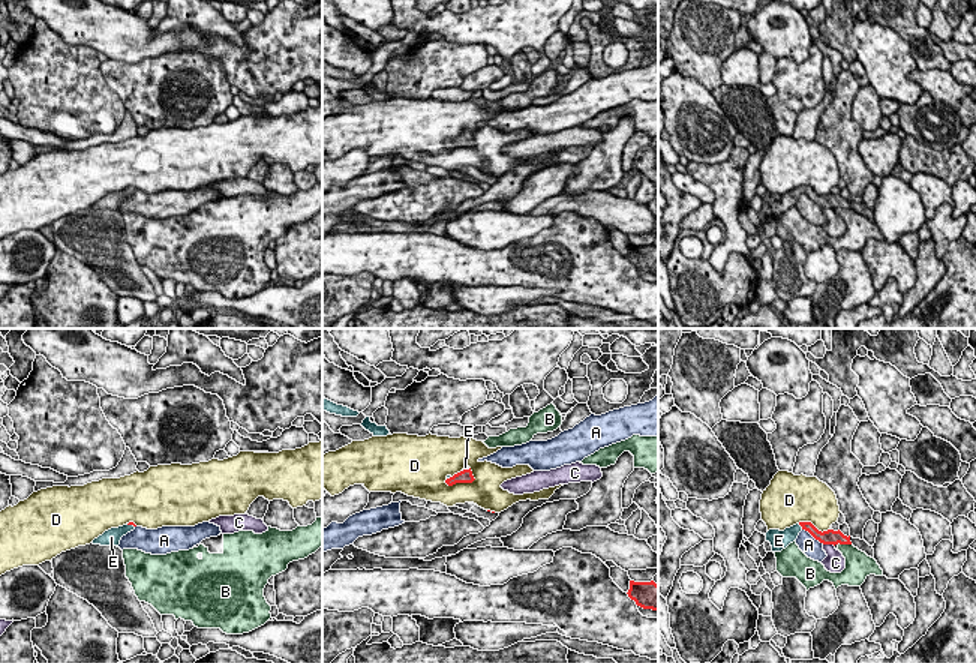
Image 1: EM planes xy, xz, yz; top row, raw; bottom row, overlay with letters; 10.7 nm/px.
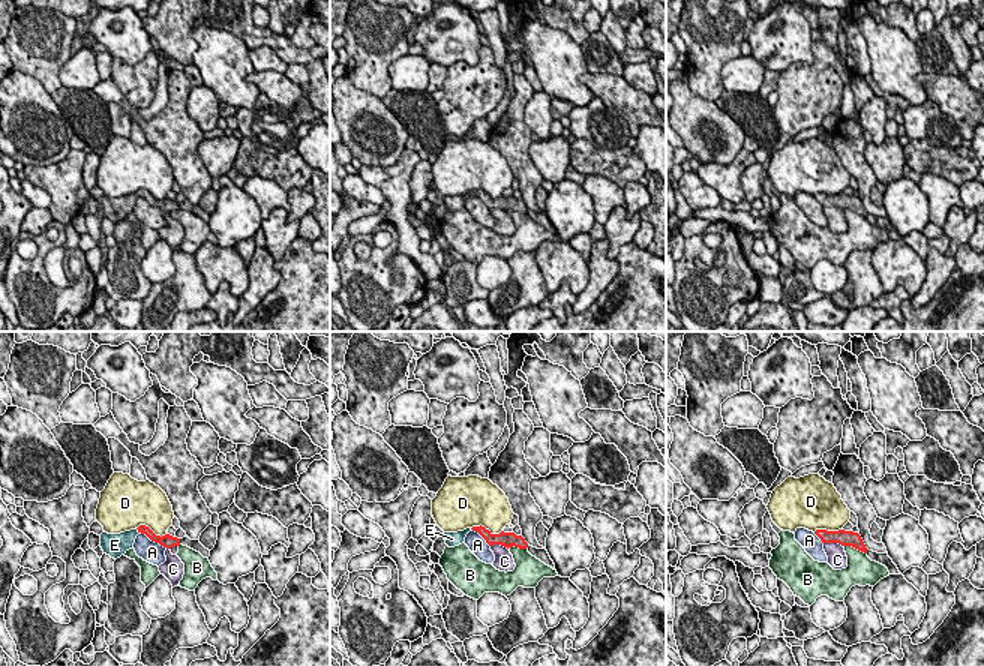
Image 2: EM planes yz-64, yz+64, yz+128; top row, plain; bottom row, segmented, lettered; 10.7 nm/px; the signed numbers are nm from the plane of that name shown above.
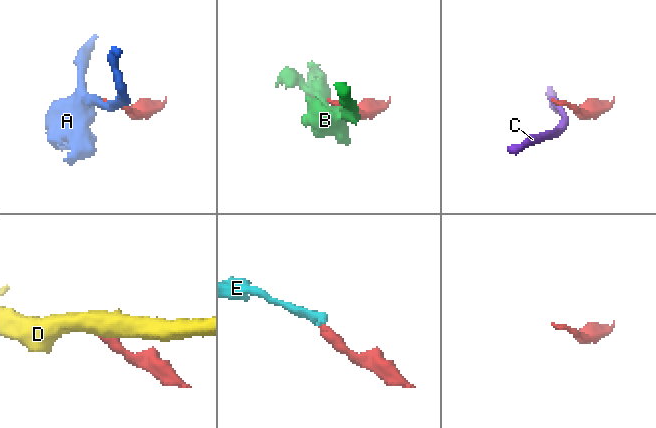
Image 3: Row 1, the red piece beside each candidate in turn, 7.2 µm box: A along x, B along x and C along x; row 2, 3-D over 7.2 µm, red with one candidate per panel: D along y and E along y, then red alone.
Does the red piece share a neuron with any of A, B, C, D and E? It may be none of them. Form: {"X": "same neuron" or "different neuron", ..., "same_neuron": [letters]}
{"A": "different neuron", "B": "different neuron", "C": "different neuron", "D": "different neuron", "E": "same neuron", "same_neuron": ["E"]}

